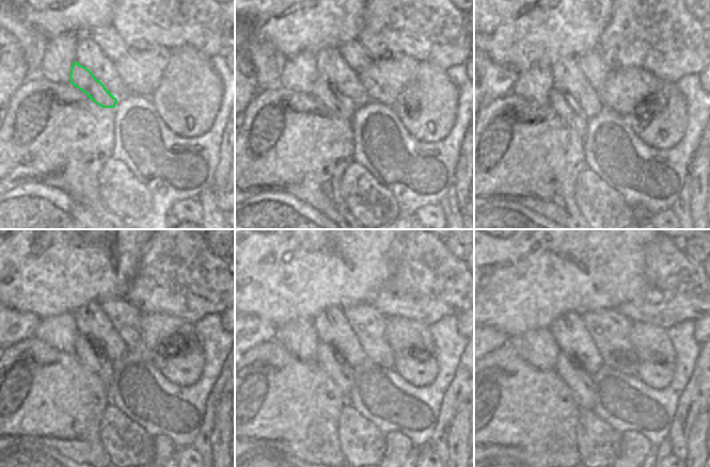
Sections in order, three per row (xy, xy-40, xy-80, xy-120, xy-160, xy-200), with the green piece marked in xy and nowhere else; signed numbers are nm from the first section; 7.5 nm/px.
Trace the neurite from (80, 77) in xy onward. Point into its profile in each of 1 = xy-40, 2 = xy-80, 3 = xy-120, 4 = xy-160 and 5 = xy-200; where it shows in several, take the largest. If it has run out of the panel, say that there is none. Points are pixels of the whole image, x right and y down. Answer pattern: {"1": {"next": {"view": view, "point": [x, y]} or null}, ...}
{"1": {"next": {"view": "xy-40", "point": [321, 90]}}, "2": {"next": {"view": "xy-80", "point": [565, 106]}}, "3": {"next": {"view": "xy-120", "point": [90, 354]}}, "4": {"next": {"view": "xy-160", "point": [328, 358]}}, "5": {"next": {"view": "xy-200", "point": [581, 384]}}}

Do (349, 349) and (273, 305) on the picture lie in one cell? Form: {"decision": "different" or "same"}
{"decision": "different"}

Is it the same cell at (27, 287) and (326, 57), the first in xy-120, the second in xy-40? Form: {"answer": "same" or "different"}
{"answer": "different"}

